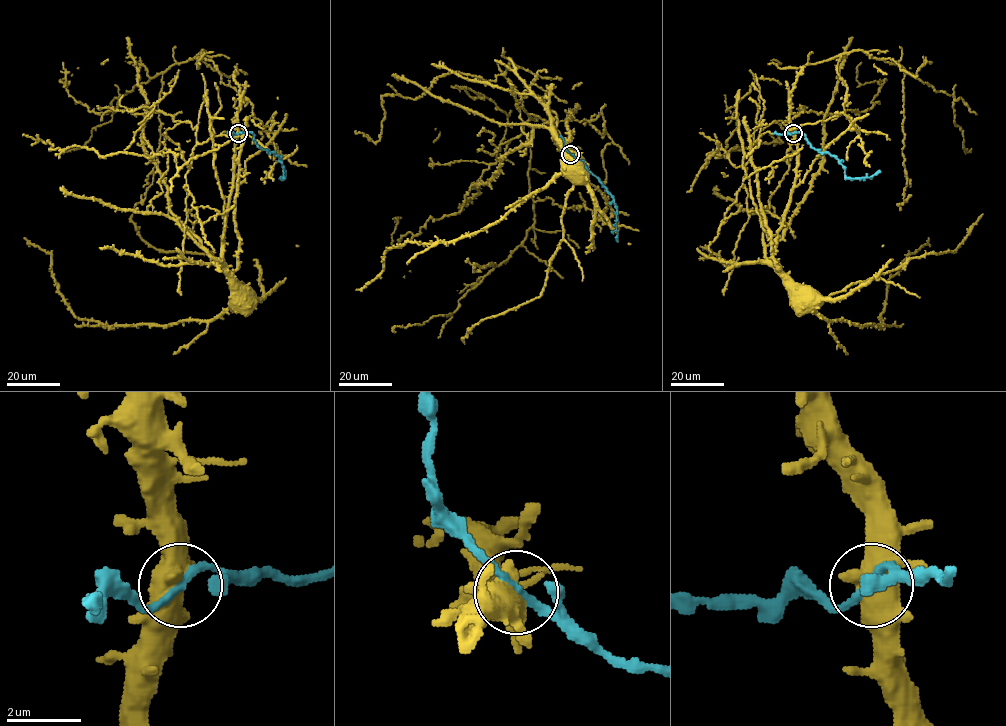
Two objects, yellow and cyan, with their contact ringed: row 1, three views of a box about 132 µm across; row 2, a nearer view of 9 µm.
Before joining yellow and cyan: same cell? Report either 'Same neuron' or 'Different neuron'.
Same neuron

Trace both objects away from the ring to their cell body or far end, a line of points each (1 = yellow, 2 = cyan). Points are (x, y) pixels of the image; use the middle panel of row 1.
1: (570, 154), (566, 158), (564, 156), (555, 134), (574, 155)
2: (570, 154), (583, 161), (613, 198), (618, 241)

